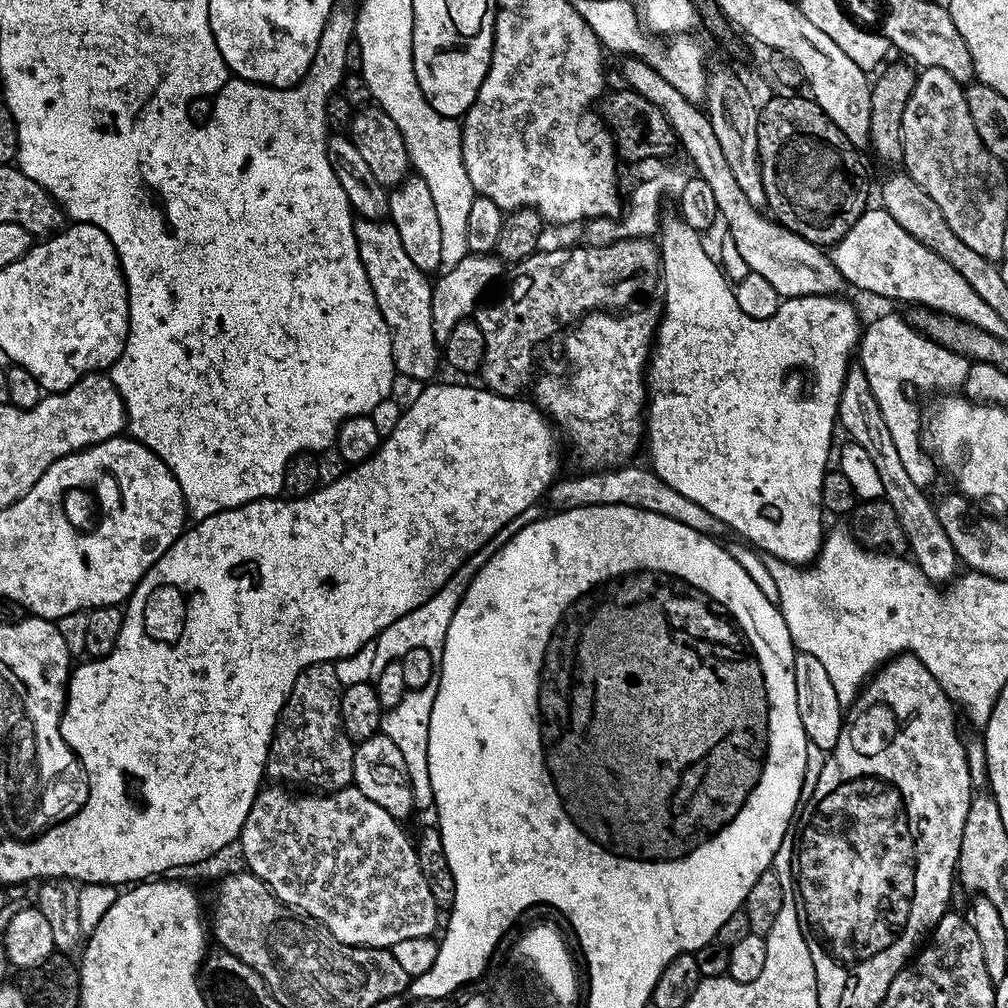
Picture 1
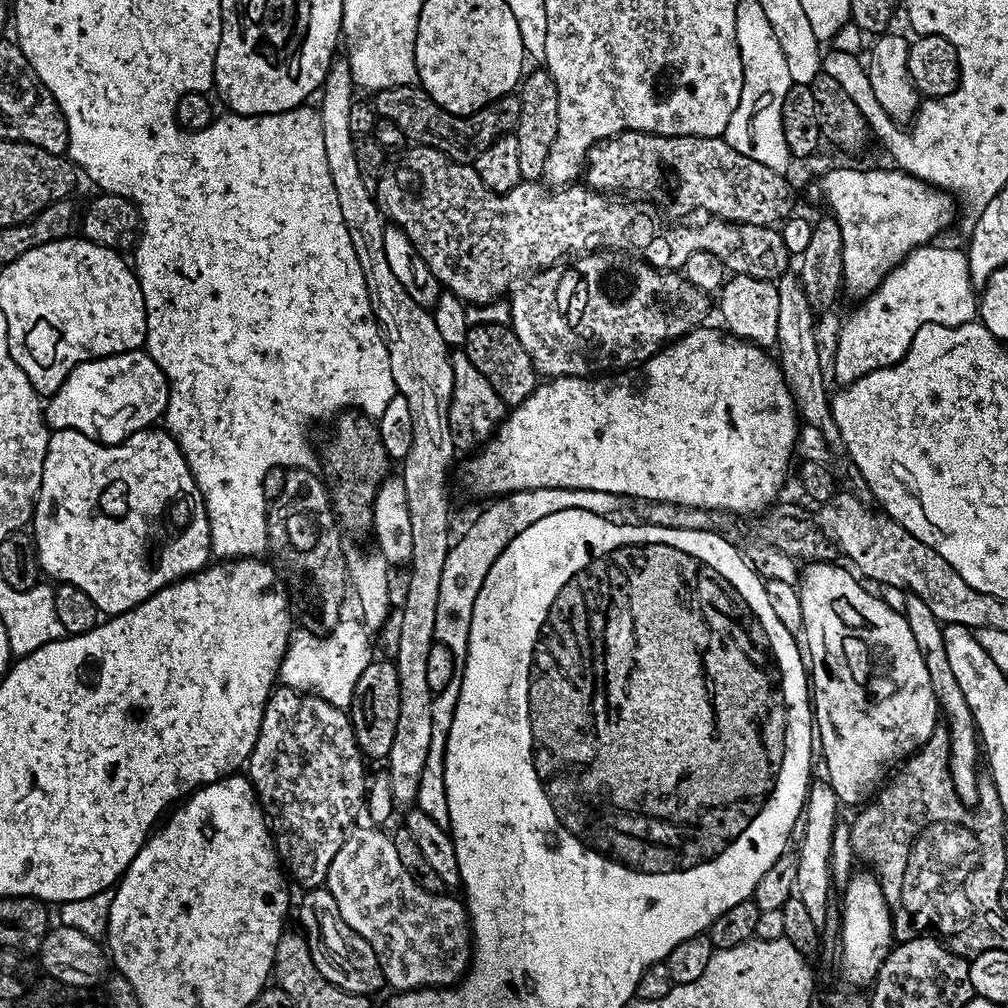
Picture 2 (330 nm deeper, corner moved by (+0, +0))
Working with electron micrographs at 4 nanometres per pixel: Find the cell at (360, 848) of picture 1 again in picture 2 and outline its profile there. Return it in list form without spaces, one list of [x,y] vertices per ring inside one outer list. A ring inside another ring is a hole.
[[[353,827],[352,831],[349,832],[348,837],[342,842],[342,850],[338,850],[338,854],[334,854],[334,862],[330,862],[330,870],[328,871],[326,887],[334,898],[336,910],[340,913],[340,917],[346,922],[346,926],[350,926],[350,930],[362,934],[362,938],[366,938],[366,942],[370,942],[374,954],[382,966],[385,985],[389,989],[392,987],[392,990],[396,992],[415,992],[418,988],[446,988],[455,985],[467,973],[472,958],[472,925],[468,919],[467,907],[459,899],[456,901],[452,894],[437,894],[422,890],[422,886],[418,886],[418,882],[414,882],[414,878],[410,878],[410,874],[406,874],[406,866],[402,866],[402,862],[398,859],[398,850],[394,850],[391,835],[387,831],[384,833],[383,827],[360,827]]]

